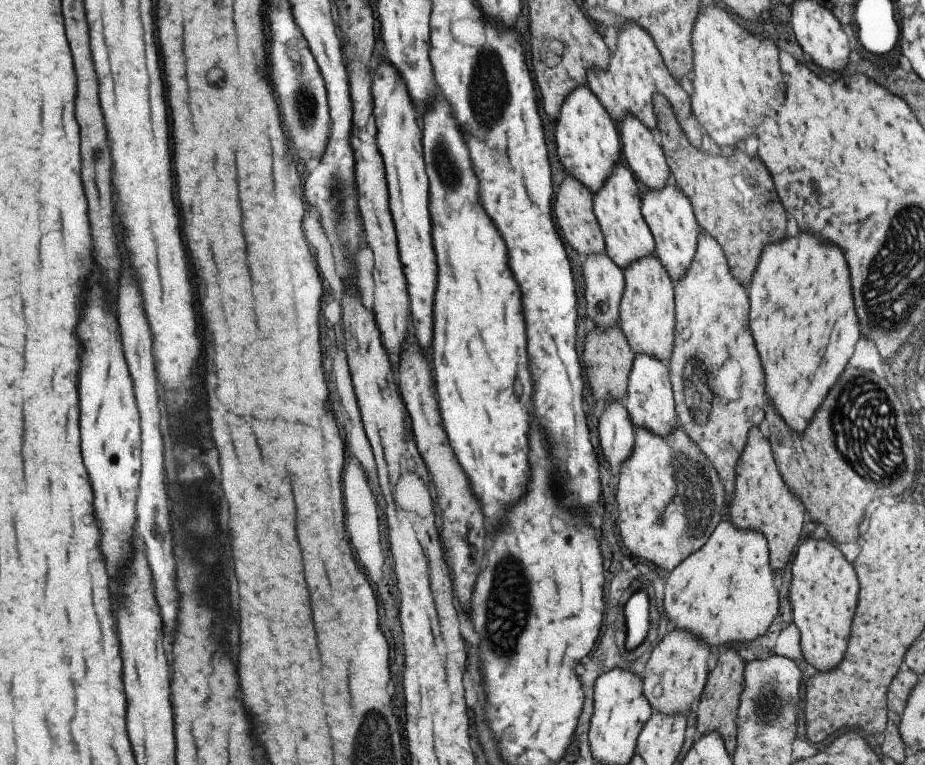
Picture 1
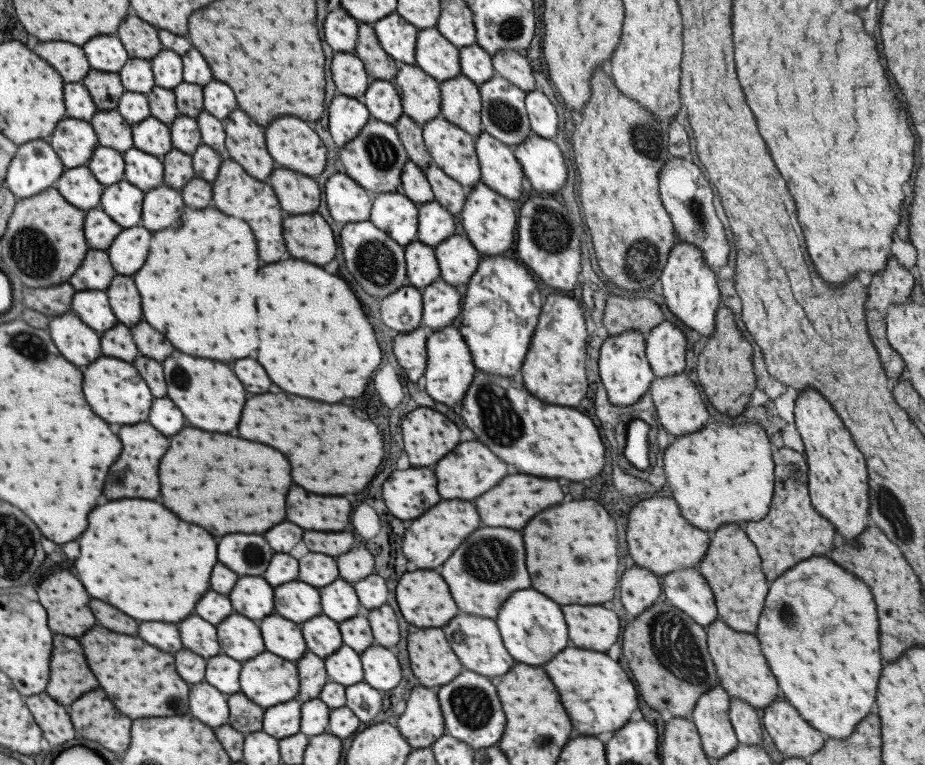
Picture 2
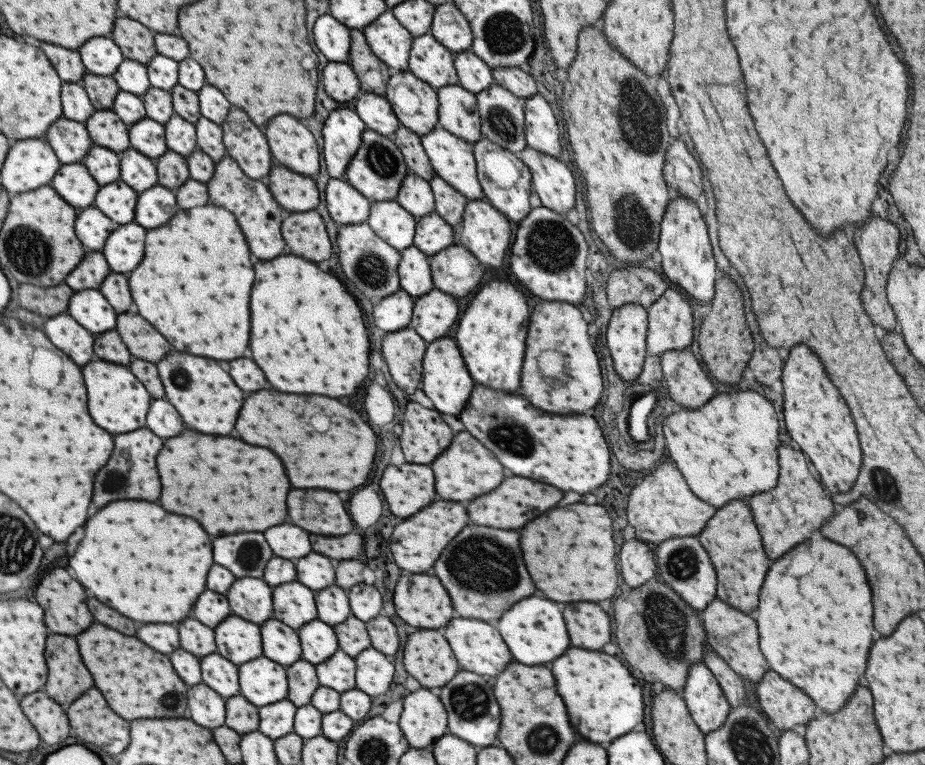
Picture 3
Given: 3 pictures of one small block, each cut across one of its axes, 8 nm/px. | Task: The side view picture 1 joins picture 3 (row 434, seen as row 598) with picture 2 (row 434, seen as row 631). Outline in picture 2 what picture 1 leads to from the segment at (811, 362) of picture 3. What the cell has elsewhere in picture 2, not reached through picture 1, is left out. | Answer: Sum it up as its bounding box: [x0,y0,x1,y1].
[793,387,869,545]

